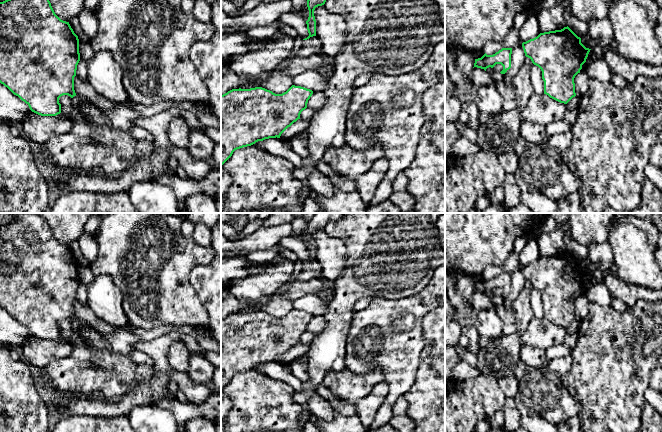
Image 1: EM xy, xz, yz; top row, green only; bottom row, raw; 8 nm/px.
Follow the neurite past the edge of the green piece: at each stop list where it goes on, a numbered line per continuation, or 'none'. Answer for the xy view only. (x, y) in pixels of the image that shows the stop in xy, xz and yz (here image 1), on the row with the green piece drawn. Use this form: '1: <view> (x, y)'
none

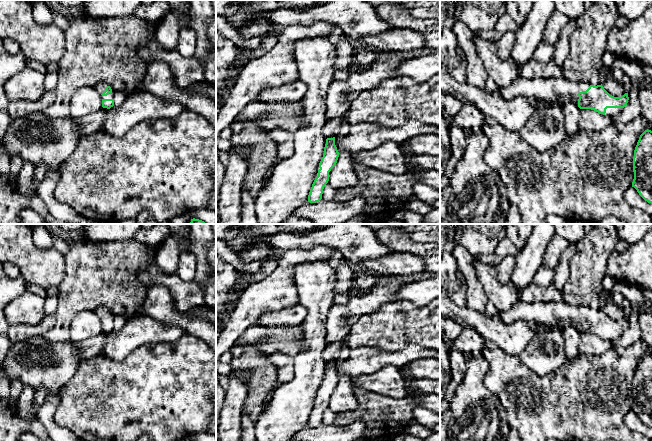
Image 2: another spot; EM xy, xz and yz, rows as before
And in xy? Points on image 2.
1: xy (101, 86)

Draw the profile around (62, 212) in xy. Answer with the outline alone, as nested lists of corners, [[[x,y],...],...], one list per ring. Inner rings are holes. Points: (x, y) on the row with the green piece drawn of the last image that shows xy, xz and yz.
[[[47,170],[45,176],[37,189],[38,196],[46,204],[50,214],[58,221],[68,224],[77,224],[82,217],[72,210],[67,204],[57,202],[54,198],[54,190],[59,181],[59,171]]]

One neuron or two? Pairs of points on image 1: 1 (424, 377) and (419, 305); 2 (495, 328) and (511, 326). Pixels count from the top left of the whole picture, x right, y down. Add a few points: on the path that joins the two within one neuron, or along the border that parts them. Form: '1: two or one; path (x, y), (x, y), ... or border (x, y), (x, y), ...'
1: two; border (422, 326), (424, 347), (416, 373)
2: two; border (494, 310), (503, 323), (501, 336)

